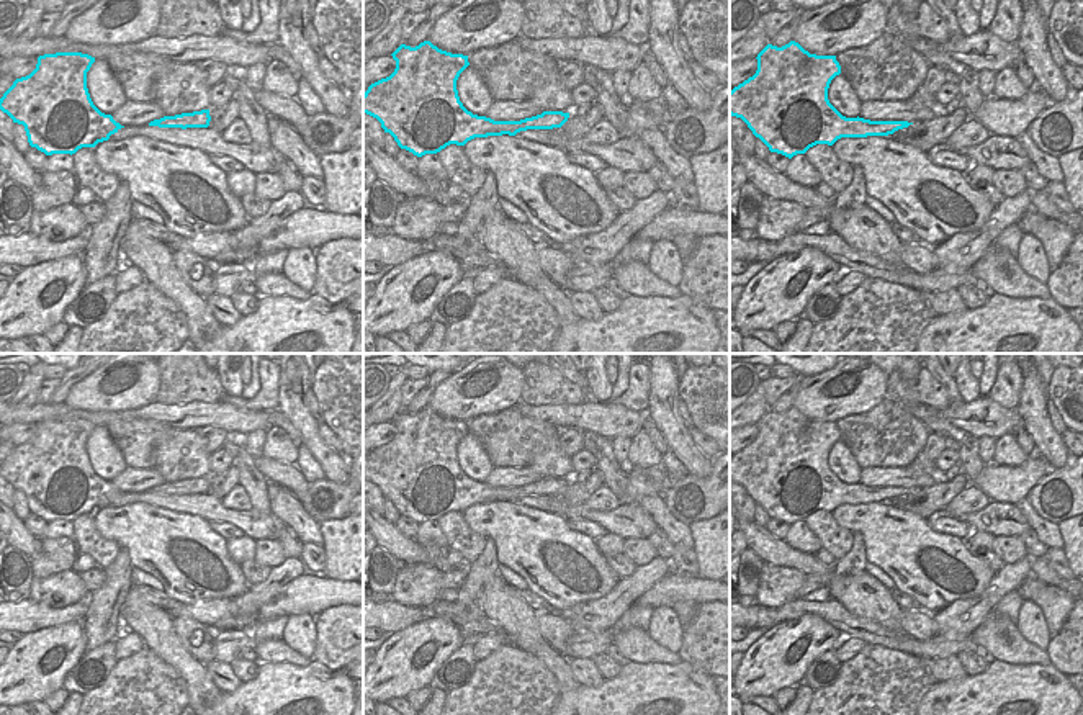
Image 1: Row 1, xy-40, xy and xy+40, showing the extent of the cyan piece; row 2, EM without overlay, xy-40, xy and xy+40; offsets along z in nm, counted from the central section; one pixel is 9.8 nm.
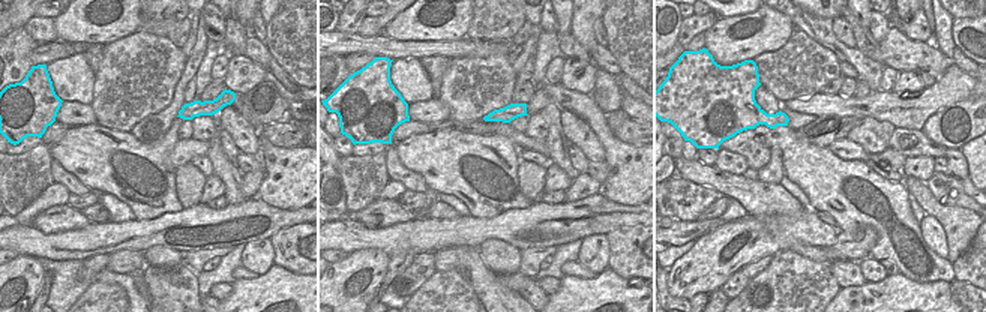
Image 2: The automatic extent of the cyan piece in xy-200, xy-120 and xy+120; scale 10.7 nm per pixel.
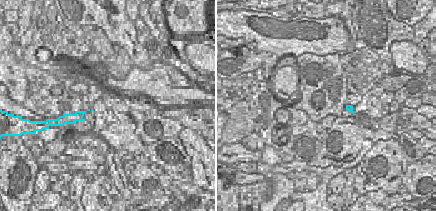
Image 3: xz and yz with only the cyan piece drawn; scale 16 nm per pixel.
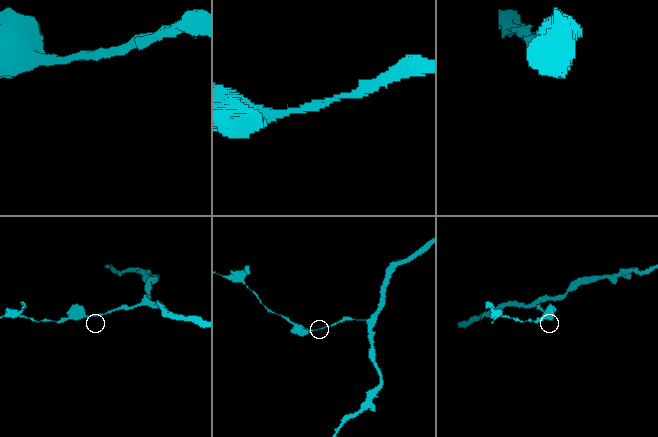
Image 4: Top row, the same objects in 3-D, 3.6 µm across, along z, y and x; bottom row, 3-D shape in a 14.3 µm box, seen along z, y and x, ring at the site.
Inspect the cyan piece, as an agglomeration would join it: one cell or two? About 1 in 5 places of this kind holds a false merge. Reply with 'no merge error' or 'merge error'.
no merge error

